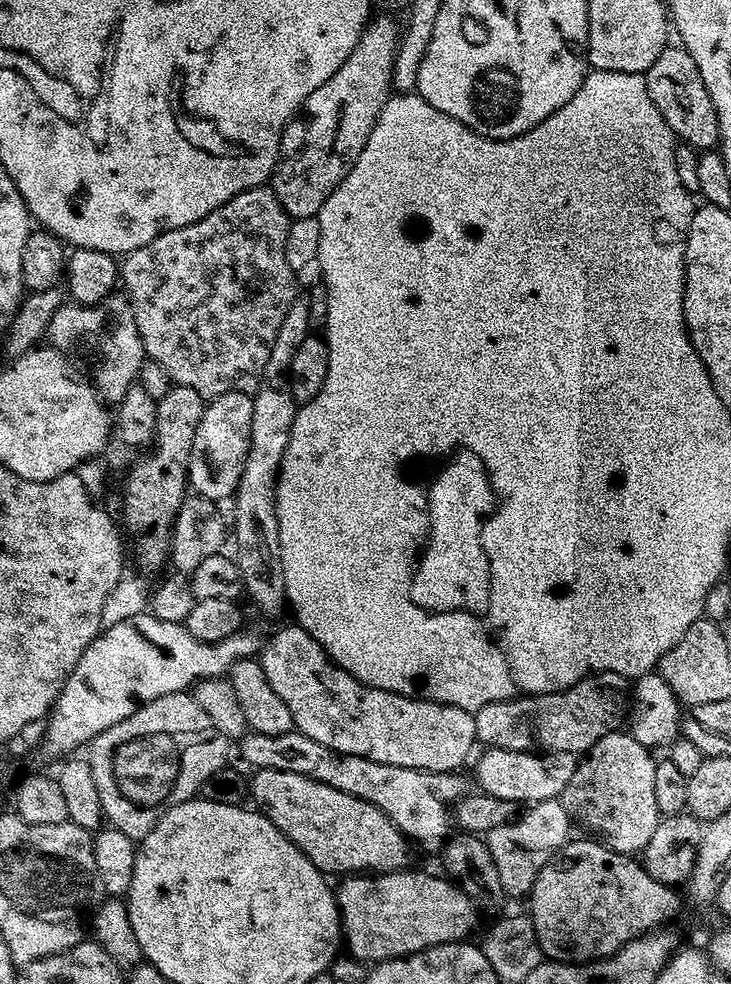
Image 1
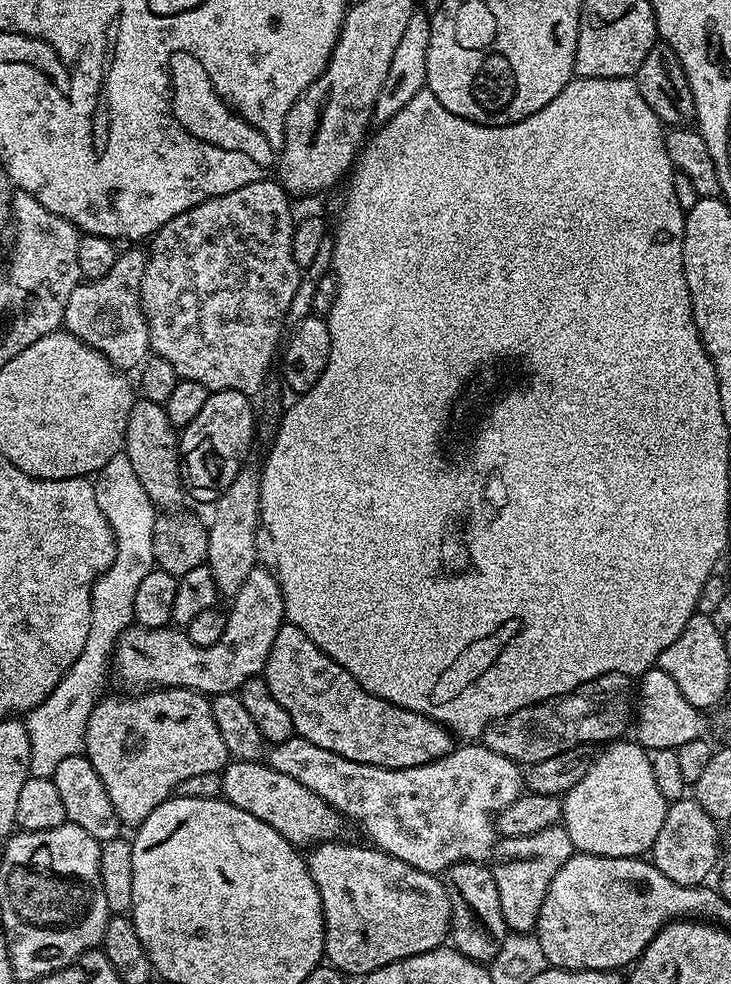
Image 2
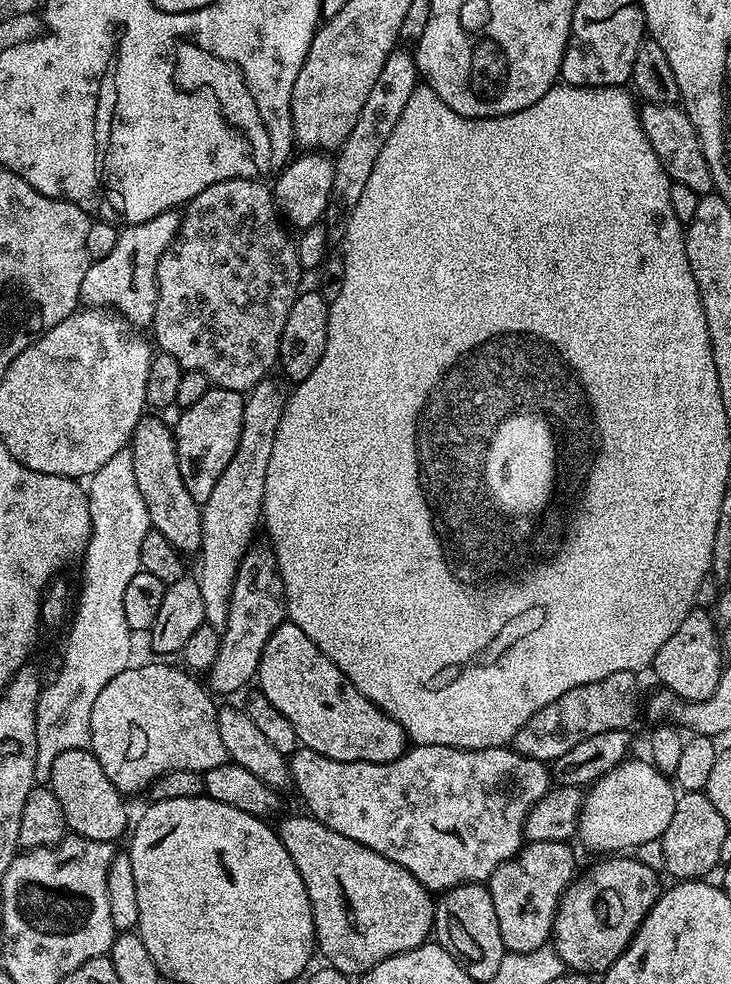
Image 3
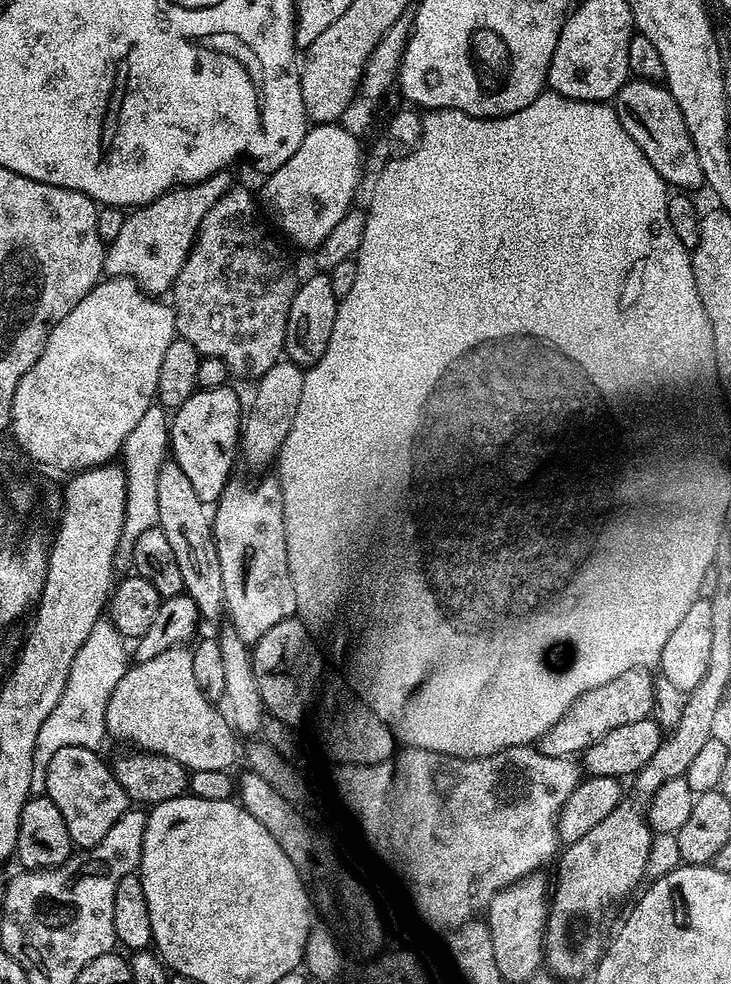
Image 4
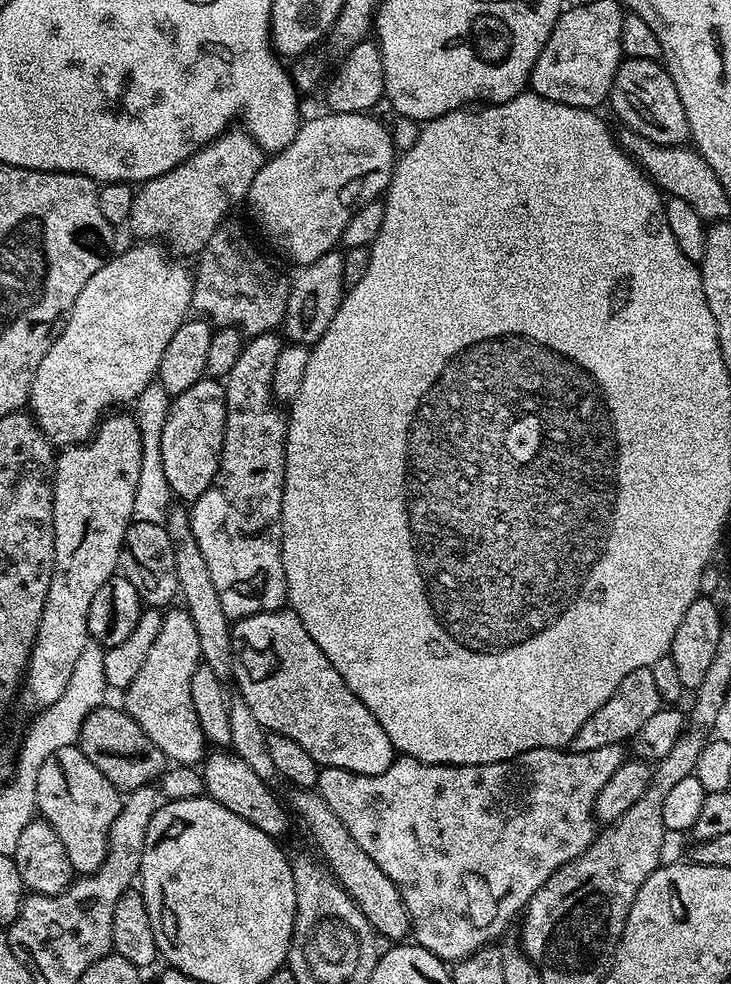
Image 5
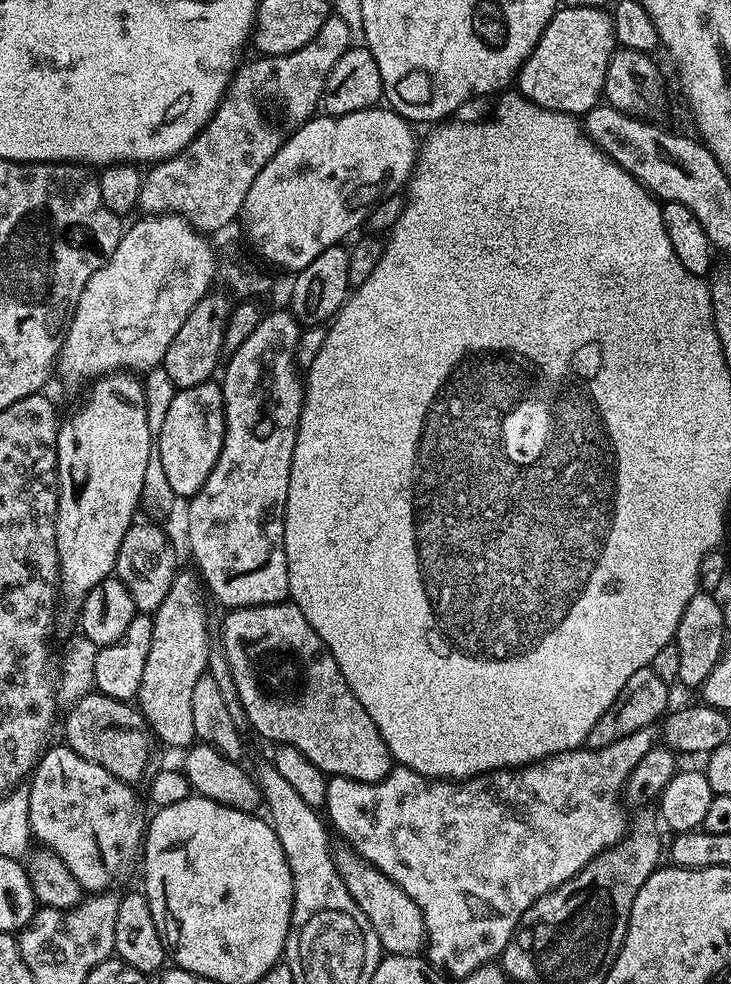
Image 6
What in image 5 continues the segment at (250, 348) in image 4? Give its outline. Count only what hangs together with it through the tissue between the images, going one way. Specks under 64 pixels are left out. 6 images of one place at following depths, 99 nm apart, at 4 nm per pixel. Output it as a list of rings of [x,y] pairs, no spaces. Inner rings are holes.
[[[225,220],[214,238],[210,238],[198,254],[192,277],[191,311],[207,318],[216,328],[238,326],[248,338],[261,336],[264,332],[276,332],[283,325],[286,314],[289,277],[284,277],[256,249],[247,230],[235,224],[234,220]]]

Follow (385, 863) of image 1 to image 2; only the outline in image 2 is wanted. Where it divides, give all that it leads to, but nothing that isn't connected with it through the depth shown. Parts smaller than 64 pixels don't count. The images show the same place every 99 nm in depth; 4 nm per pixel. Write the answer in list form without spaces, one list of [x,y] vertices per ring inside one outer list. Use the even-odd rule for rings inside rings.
[[[233,759],[224,765],[220,781],[223,799],[246,814],[254,814],[254,818],[278,830],[278,834],[291,844],[315,846],[326,840],[336,840],[339,832],[346,827],[344,817],[335,812],[331,804],[318,798],[314,790],[302,786],[302,782],[290,778],[290,774],[278,774],[278,770],[260,760]]]

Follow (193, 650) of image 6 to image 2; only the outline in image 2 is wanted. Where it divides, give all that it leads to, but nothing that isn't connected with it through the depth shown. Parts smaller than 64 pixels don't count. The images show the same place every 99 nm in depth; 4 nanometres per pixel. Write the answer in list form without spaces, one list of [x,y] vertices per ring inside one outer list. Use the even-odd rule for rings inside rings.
[[[158,688],[125,695],[128,696],[125,700],[107,696],[97,700],[90,714],[84,746],[88,761],[94,770],[98,770],[98,778],[102,778],[106,794],[110,794],[110,802],[114,802],[121,825],[139,826],[150,810],[169,799],[178,785],[186,782],[186,778],[194,774],[220,772],[229,763],[226,742],[222,742],[222,734],[218,734],[212,706],[205,693],[189,688]]]

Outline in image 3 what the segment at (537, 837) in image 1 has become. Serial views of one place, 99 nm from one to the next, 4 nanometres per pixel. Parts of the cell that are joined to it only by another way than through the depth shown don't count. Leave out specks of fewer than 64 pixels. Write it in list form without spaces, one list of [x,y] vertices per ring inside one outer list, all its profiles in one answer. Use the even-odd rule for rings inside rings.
[[[528,842],[520,853],[498,866],[494,874],[486,881],[490,898],[494,898],[494,914],[498,914],[498,931],[502,934],[504,951],[527,954],[547,945],[552,938],[552,923],[564,897],[564,891],[577,875],[576,856],[572,853],[573,845],[568,842]]]

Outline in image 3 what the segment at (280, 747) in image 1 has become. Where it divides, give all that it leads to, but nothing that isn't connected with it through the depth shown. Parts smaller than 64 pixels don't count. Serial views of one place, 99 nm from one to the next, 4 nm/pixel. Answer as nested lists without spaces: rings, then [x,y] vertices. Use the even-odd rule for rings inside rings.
[[[417,744],[389,764],[338,762],[300,746],[288,760],[288,769],[294,789],[308,803],[307,811],[314,819],[330,826],[330,830],[338,830],[338,834],[346,834],[346,838],[354,838],[354,842],[362,842],[362,846],[370,846],[390,862],[398,862],[433,894],[443,894],[460,884],[486,882],[502,862],[517,856],[526,843],[526,818],[550,787],[549,765],[526,758],[512,746],[451,748]]]

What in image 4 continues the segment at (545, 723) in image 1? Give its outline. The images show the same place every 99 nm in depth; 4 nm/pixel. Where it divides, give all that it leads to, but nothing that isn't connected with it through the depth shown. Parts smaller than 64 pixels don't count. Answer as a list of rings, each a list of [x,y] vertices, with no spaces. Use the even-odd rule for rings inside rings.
[[[635,668],[626,670],[626,674],[618,674],[618,678],[613,678],[611,682],[602,682],[602,686],[596,686],[594,690],[588,690],[542,734],[542,738],[537,740],[535,748],[542,754],[550,754],[550,758],[562,758],[570,756],[579,757],[587,748],[594,746],[610,730],[618,730],[618,726],[630,726],[634,722],[642,722],[649,719],[652,714],[652,703],[654,702],[654,686],[652,685],[654,676],[649,669]]]

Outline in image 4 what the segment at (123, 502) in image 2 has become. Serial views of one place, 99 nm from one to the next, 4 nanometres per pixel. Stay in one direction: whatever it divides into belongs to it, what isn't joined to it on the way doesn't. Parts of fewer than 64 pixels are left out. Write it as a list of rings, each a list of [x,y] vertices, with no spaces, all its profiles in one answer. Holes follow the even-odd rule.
[[[153,406],[142,414],[134,425],[134,430],[126,434],[122,449],[122,467],[126,482],[126,500],[124,502],[124,525],[121,537],[125,545],[130,546],[142,530],[150,530],[158,525],[158,470],[164,464],[168,447],[168,425],[170,416],[163,407]],[[107,618],[97,621],[90,634],[86,634],[86,640],[74,654],[62,698],[58,698],[58,706],[50,710],[50,718],[46,718],[46,722],[42,722],[38,730],[38,742],[34,746],[32,759],[33,793],[44,792],[44,771],[46,766],[50,766],[50,758],[54,758],[54,754],[58,754],[62,746],[82,746],[96,750],[101,747],[99,744],[106,740],[104,718],[108,699],[114,686],[118,686],[124,671],[130,667],[124,654],[124,644],[125,637],[118,634],[112,621]]]

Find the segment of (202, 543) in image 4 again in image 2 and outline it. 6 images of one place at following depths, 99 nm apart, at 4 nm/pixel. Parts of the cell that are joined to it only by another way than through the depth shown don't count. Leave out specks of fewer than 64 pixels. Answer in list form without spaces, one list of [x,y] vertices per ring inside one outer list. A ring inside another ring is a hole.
[[[143,398],[133,403],[126,422],[123,451],[130,458],[130,466],[134,466],[134,474],[138,474],[138,482],[142,482],[142,490],[146,490],[150,502],[160,510],[175,509],[186,488],[182,483],[178,428],[168,416],[165,405]]]

